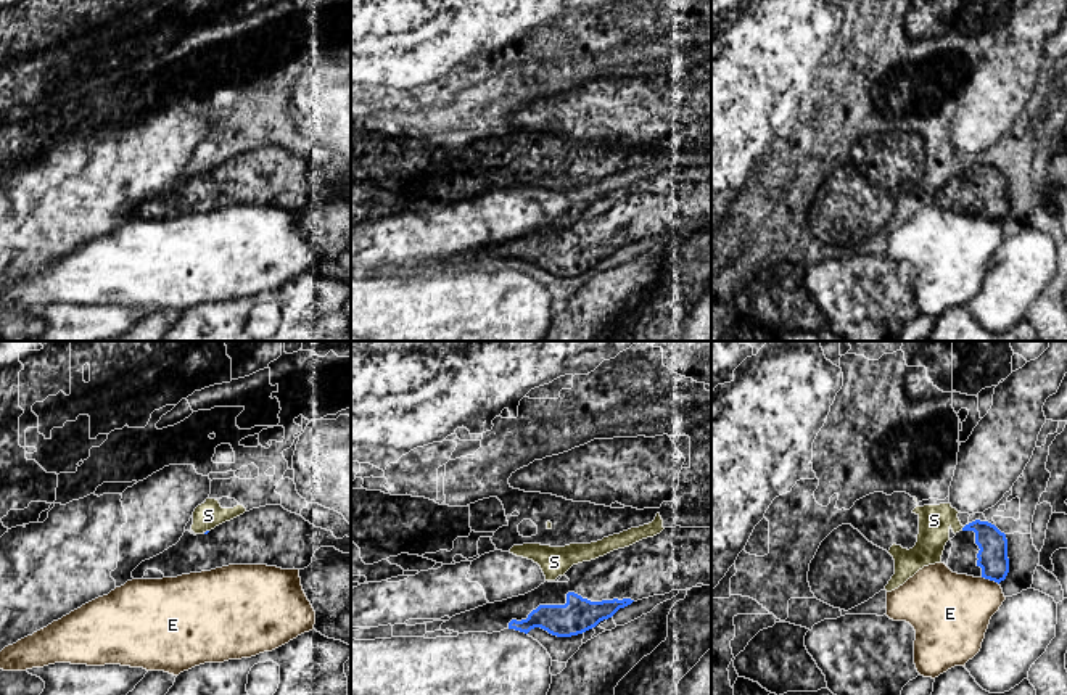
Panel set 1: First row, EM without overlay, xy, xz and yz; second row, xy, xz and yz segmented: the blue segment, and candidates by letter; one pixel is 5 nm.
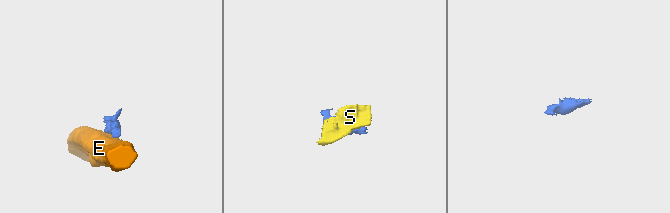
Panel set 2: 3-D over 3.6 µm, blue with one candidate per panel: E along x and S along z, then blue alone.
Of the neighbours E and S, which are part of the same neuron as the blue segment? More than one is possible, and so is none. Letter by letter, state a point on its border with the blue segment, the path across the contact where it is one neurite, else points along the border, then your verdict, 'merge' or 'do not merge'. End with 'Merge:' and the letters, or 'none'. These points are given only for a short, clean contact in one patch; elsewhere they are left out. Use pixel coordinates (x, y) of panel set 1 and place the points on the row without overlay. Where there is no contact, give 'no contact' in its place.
E: contact yz (990, 219); do not merge
S: contact yz (963, 168); border yz (964, 166), (961, 169); do not merge
Merge: none

